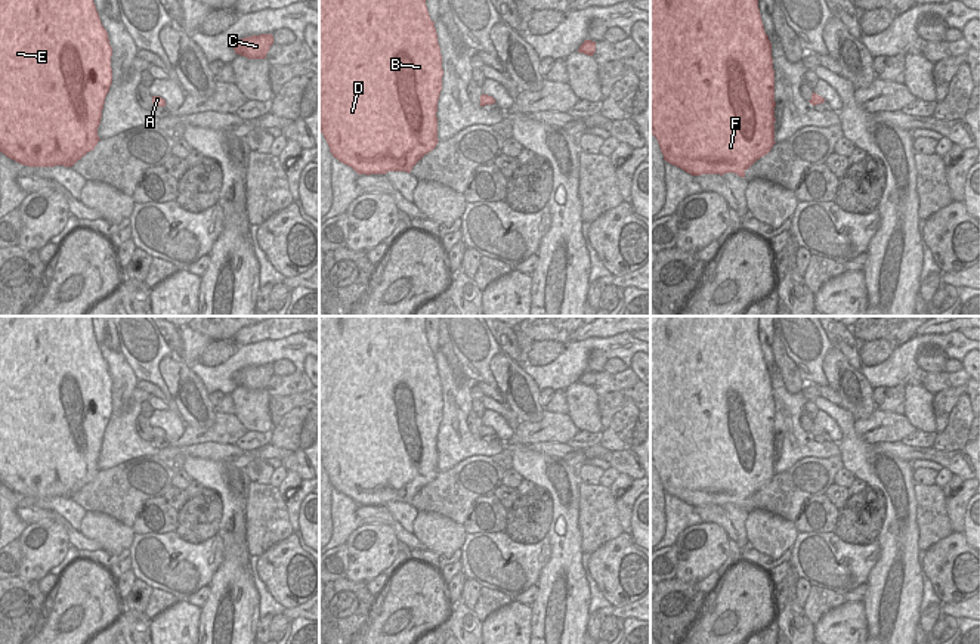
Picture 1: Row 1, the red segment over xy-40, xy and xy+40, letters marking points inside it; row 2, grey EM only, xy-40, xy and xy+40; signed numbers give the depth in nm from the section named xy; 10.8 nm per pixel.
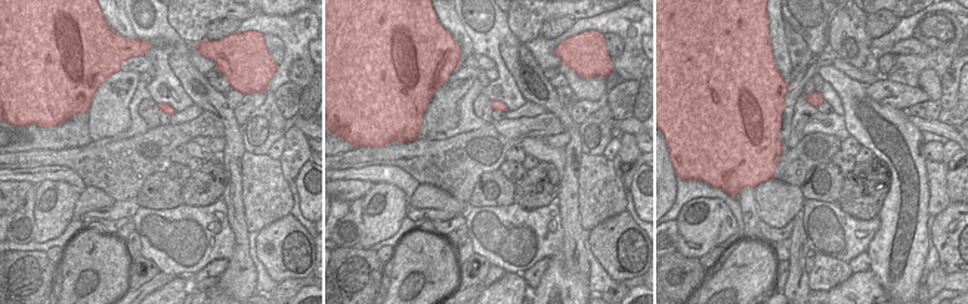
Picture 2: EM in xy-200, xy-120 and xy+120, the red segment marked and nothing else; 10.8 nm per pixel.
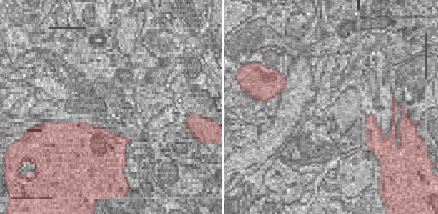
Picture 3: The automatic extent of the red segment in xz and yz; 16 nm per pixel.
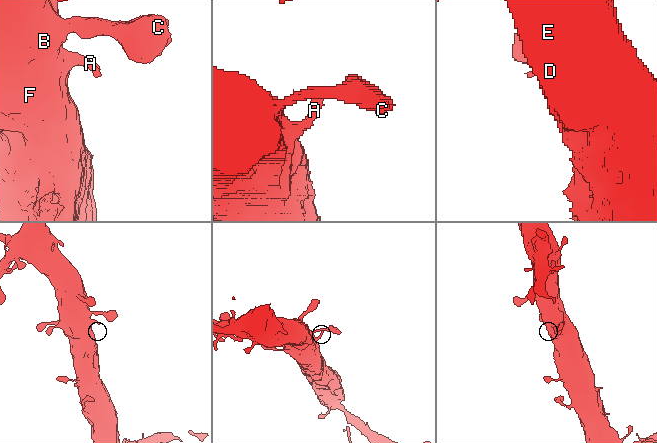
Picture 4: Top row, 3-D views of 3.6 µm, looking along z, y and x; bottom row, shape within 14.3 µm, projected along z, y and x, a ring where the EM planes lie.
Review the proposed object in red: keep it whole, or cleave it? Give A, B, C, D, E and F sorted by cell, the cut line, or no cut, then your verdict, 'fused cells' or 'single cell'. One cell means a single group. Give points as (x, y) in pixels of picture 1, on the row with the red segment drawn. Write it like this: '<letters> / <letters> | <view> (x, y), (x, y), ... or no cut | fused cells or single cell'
A B C D E F | no cut | single cell

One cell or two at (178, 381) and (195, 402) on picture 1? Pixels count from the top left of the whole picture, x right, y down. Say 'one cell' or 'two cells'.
one cell

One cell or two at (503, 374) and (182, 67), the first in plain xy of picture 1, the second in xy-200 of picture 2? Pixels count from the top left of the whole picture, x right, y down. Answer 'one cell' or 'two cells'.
one cell

